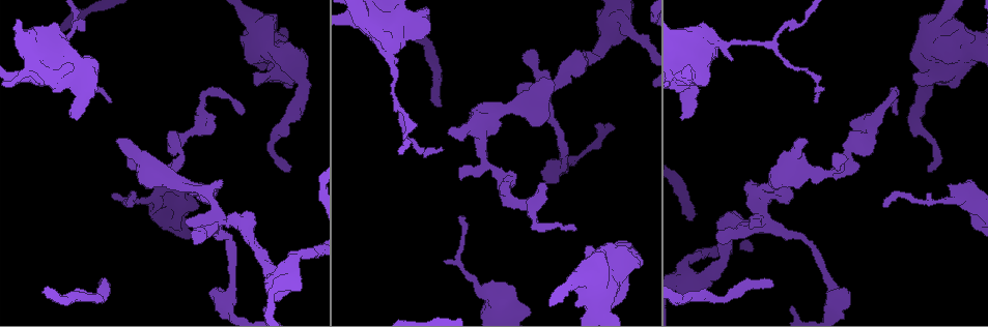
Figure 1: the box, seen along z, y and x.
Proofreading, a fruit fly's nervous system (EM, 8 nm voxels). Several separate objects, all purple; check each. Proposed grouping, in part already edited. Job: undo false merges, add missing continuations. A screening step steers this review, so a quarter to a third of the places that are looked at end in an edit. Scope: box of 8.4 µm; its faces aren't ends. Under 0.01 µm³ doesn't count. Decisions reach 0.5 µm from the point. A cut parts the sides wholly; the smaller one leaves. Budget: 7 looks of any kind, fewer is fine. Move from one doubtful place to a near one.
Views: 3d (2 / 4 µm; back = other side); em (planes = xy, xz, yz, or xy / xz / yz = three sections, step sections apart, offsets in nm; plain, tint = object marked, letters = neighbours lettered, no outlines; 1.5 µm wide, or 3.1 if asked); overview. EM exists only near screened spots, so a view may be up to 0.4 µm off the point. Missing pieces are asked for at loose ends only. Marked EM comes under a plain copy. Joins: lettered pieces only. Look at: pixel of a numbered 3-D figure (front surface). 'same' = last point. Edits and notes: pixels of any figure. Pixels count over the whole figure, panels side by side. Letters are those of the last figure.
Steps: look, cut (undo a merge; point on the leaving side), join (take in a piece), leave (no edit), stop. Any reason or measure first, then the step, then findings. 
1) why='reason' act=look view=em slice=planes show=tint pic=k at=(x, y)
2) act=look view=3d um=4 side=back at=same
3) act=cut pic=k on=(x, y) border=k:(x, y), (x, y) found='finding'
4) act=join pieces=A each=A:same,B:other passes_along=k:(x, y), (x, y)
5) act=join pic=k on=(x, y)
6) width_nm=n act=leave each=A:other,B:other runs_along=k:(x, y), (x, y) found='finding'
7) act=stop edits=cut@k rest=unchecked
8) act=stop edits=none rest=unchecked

why='sharp bend' act=look view=3d um=4 pic=1 at=(271, 149)

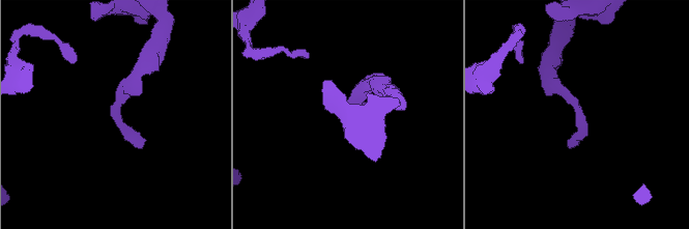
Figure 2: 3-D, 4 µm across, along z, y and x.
act=look view=em slice=yz step=8 show=letters pic=2 at=(116, 113)

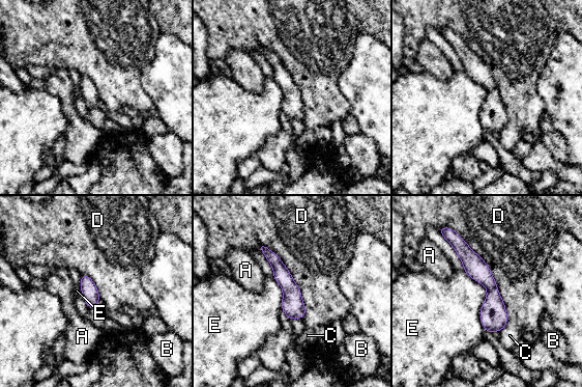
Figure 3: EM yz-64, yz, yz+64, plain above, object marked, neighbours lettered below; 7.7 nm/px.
longest_contact=D:800nm act=leave each=A:other,B:other,C:other,D:other,E:other found='one neuron here'

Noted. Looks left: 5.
why='branch stops here' act=look view=3d um=4 pic=1 at=(114, 195)

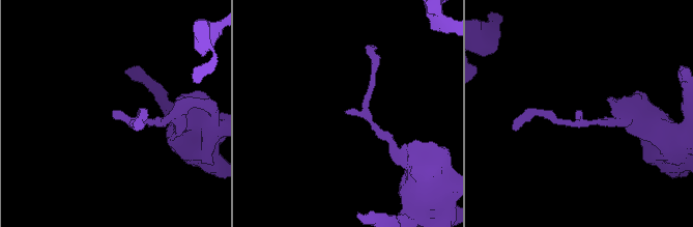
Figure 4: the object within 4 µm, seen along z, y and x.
act=look view=em slice=planes show=letters pic=4 at=(115, 114)

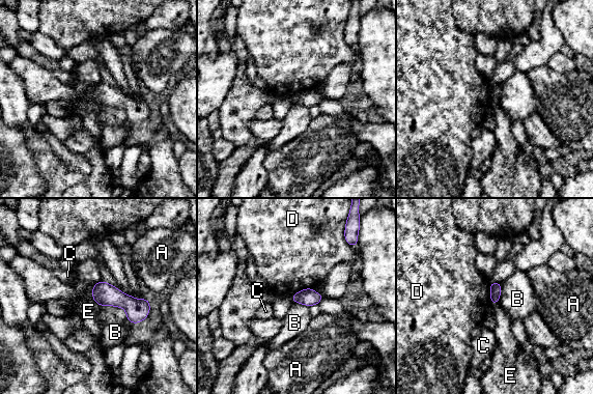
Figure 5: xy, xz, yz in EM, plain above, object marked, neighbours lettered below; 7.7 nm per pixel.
act=leave each=A:other,B:other,C:other,D:other,E:other border=5:(502, 284), (499, 301) found='none of them fits'

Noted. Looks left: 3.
why='free end' act=look view=3d um=2 pic=1 at=(771, 287)

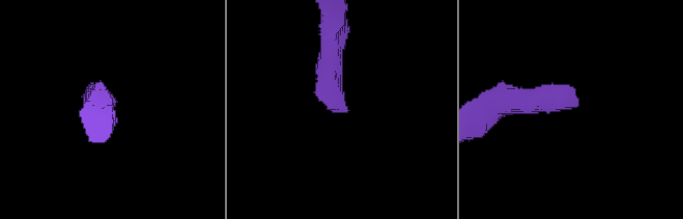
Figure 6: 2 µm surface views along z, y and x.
why='need the tissue' act=look view=em slice=xz step=4 show=tint pic=6 at=(346, 112)

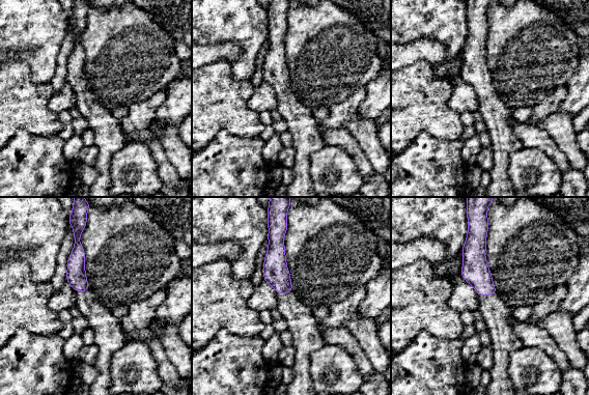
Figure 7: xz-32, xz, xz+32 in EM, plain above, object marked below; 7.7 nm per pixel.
why='cut it another way' act=look view=em slice=planes show=letters at=same

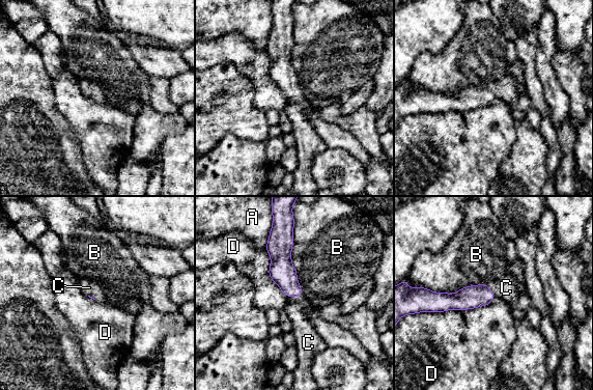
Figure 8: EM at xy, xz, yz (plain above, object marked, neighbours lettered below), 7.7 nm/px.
act=join pic=8 on=(297, 308) each=A:other,B:other,C:same,D:other passes_along=8:(282, 271), (295, 296), (297, 308) found='the neuron continues'

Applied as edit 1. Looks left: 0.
act=stop edits=join@8 rest=unchecked

